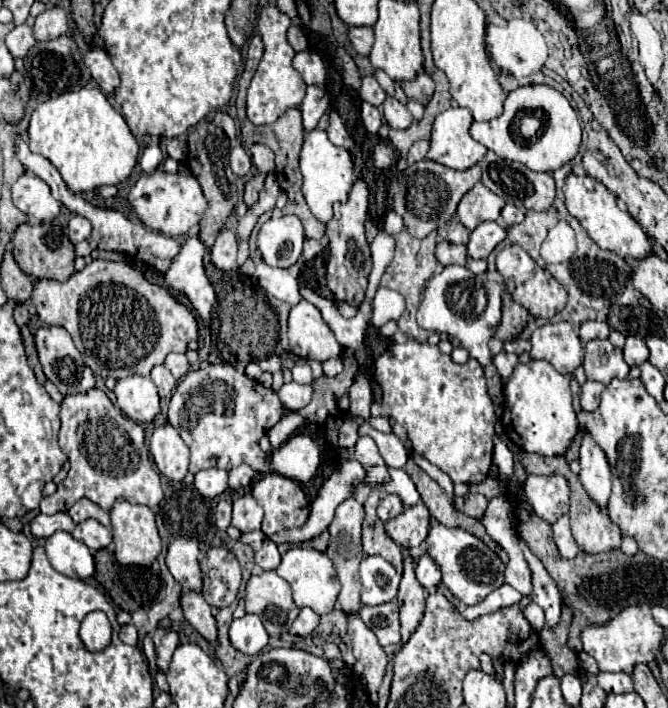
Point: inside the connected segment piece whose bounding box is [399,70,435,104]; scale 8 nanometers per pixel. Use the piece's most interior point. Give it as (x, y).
(421, 87)

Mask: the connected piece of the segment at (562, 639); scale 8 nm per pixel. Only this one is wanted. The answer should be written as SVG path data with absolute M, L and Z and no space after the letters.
M563 606L561 610L561 622L555 628L543 628L539 632L539 640L541 640L541 648L543 652L549 656L551 666L571 666L575 670L579 670L579 662L577 662L577 654L567 646L567 634L569 634L569 626L571 626L571 610L567 606Z

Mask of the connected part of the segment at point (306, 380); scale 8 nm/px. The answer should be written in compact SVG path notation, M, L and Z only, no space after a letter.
M301 360L297 366L293 366L291 374L293 374L293 380L295 380L297 384L311 384L311 382L313 382L311 368L305 364L305 360Z

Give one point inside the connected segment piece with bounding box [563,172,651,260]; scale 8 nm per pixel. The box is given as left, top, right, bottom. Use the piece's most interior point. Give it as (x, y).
(610, 226)

